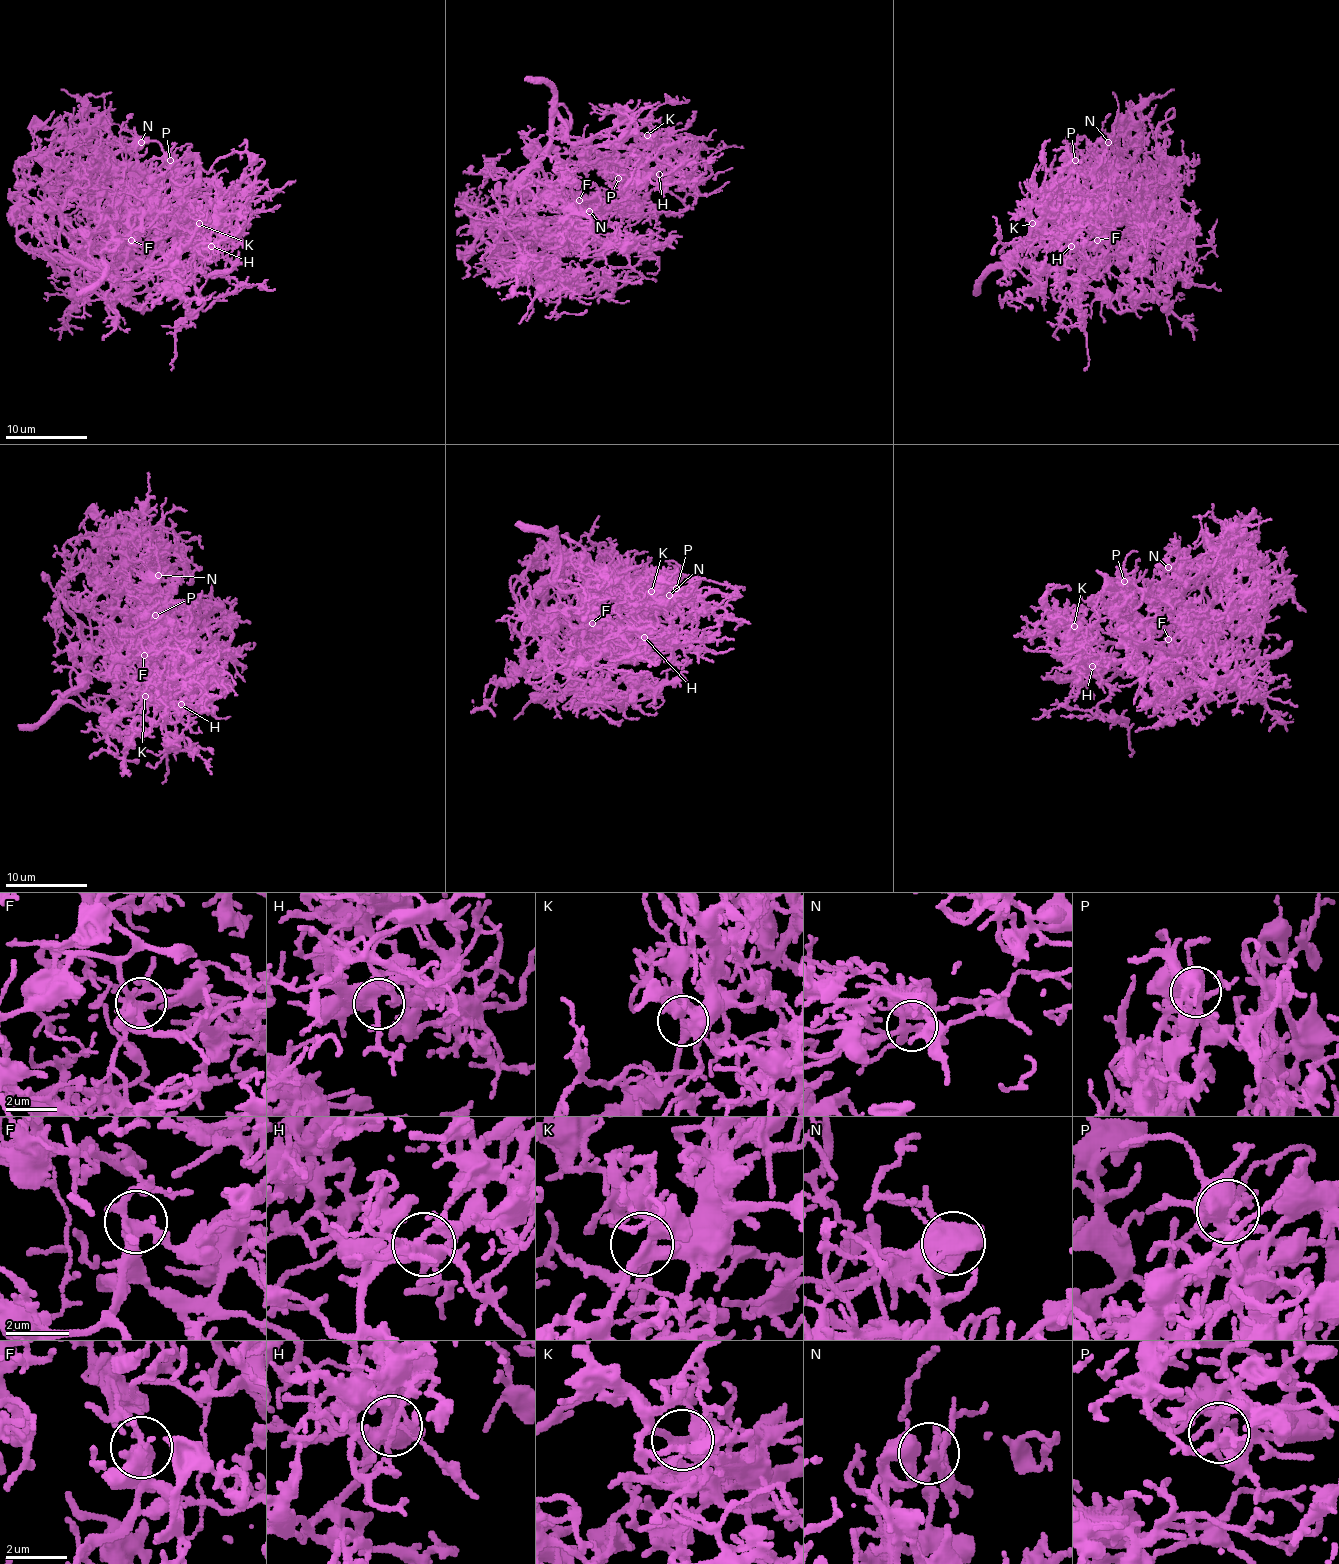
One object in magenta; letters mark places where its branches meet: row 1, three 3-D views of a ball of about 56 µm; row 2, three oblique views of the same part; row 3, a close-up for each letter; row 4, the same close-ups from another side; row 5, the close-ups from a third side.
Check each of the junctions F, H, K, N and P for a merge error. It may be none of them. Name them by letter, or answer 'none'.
none

